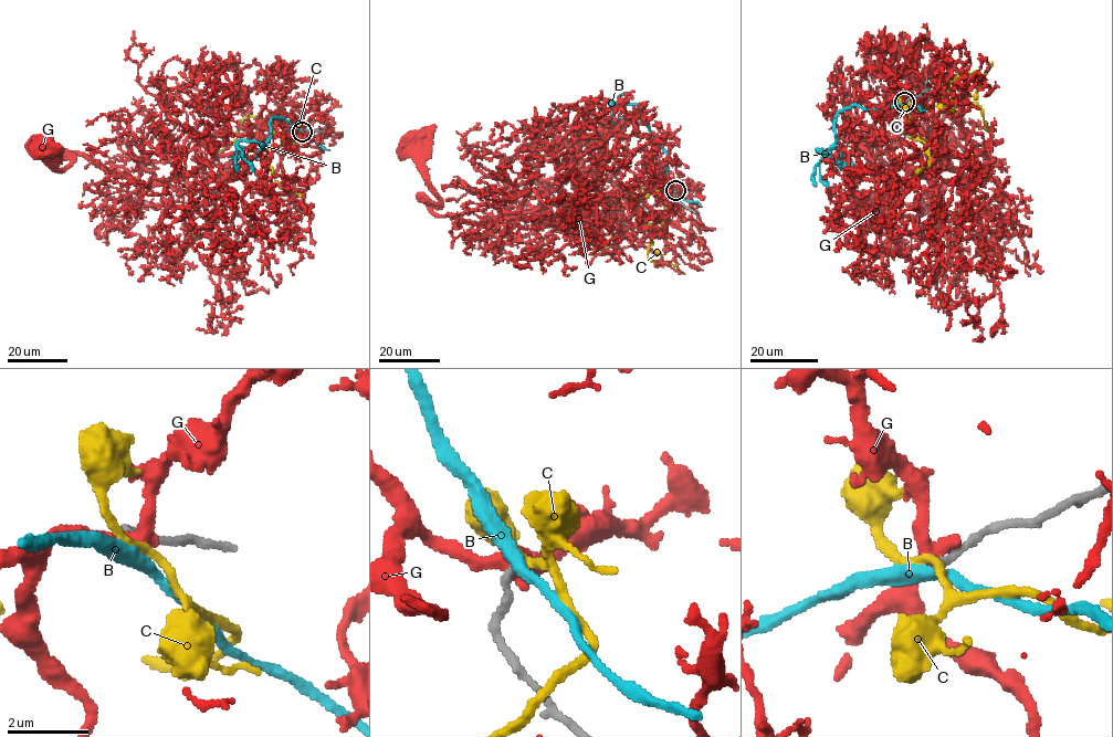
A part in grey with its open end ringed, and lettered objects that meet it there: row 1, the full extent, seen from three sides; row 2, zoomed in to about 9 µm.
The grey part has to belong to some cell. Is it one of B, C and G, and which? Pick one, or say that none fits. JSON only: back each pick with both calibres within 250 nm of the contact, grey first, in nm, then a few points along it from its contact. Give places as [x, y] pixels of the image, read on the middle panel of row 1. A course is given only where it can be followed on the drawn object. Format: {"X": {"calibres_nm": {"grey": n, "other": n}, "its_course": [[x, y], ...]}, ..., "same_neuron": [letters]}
{"same_neuron": []}

